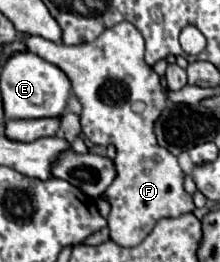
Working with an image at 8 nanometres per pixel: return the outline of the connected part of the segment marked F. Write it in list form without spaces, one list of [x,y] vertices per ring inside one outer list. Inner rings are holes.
[[[121,22],[105,30],[97,40],[79,46],[57,44],[31,34],[23,34],[21,42],[29,52],[59,66],[71,80],[73,94],[83,104],[83,136],[93,144],[113,144],[117,148],[117,156],[113,160],[117,176],[103,194],[103,198],[111,204],[107,222],[113,242],[119,246],[137,246],[151,234],[153,226],[161,218],[177,218],[195,210],[193,196],[183,188],[185,174],[177,156],[163,146],[157,146],[153,126],[169,98],[161,78],[143,58],[143,36],[133,24]],[[135,104],[141,104],[139,112],[135,112]]]

